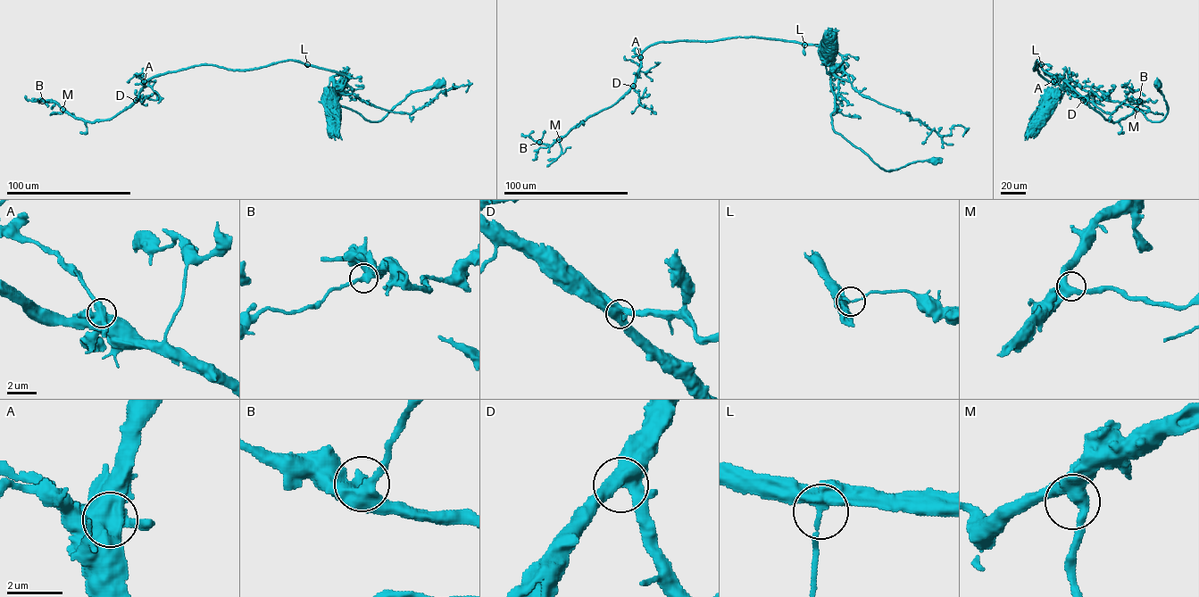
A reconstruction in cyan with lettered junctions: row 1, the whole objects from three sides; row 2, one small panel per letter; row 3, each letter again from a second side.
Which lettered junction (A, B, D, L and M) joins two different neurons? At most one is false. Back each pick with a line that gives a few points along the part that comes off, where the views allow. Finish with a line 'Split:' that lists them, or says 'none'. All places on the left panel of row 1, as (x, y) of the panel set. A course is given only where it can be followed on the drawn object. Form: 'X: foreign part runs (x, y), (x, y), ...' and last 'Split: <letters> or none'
A: foreign part runs (144, 81), (137, 74), (142, 72), (142, 68)
Split: A

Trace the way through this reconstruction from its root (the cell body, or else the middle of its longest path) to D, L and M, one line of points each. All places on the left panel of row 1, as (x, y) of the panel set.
D: (437, 85), (377, 121), (336, 104), (333, 81), (345, 75), (291, 60), (168, 71), (136, 100)
L: (437, 85), (410, 93), (381, 120), (370, 121), (336, 104), (333, 81), (340, 85), (345, 75), (307, 64)
M: (437, 85), (370, 121), (336, 104), (336, 71), (199, 65), (152, 77), (108, 119), (62, 109)

